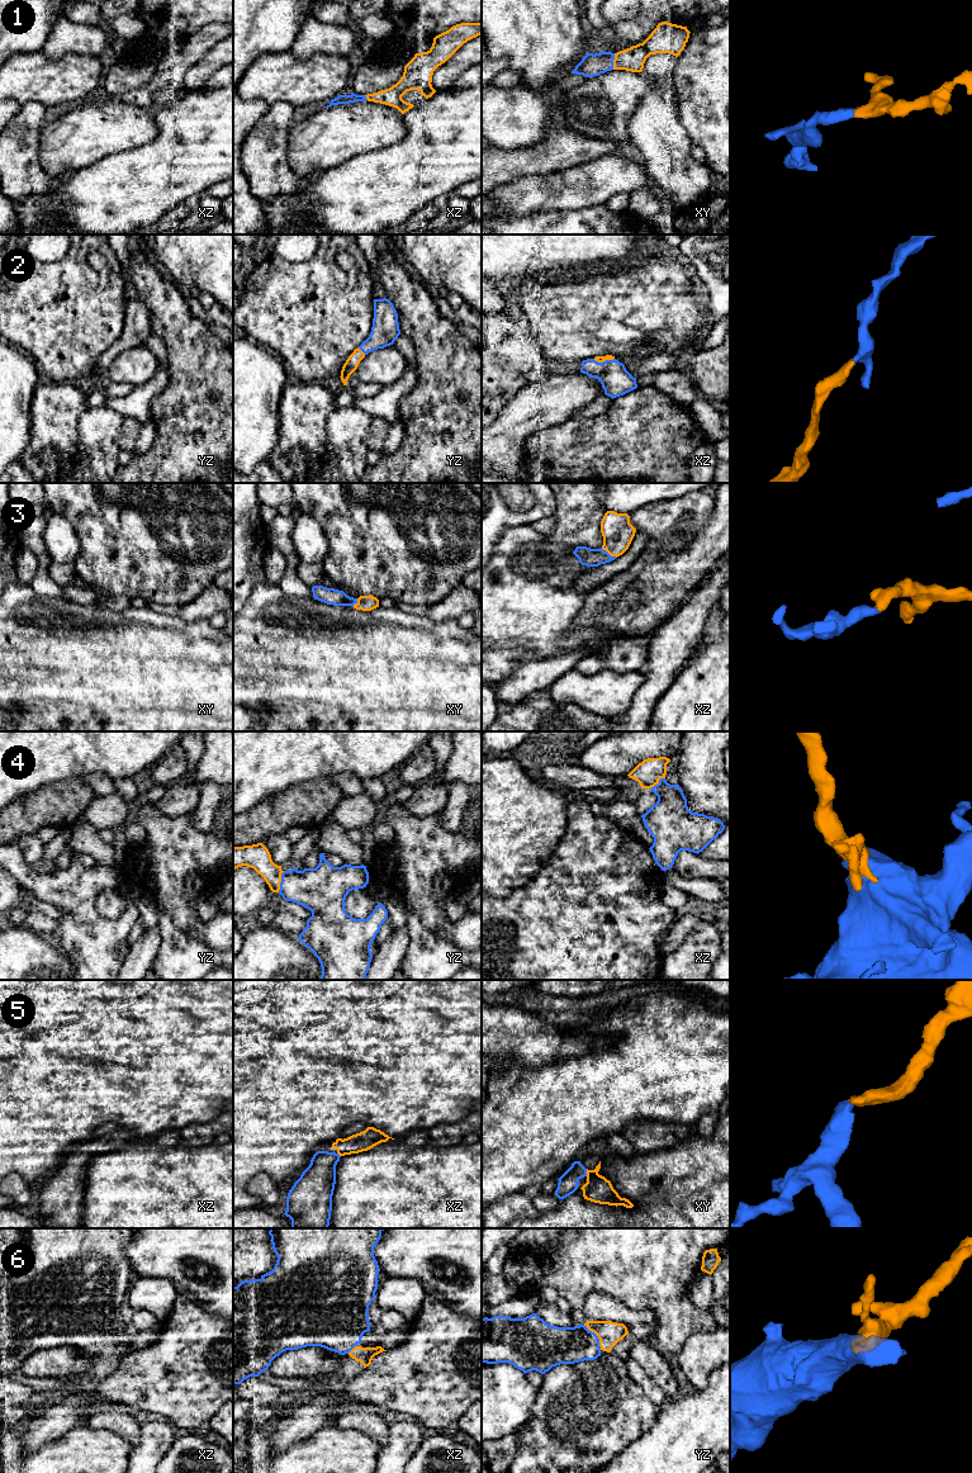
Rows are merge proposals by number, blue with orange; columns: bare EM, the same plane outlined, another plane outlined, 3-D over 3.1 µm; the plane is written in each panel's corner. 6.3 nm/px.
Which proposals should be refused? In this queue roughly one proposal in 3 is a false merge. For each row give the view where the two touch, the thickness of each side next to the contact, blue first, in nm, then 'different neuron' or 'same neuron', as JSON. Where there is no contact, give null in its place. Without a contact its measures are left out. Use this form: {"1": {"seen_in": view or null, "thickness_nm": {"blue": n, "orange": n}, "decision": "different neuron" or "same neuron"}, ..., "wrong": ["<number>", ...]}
{"1": {"seen_in": "xy", "thickness_nm": {"blue": 140, "orange": 150}, "decision": "same neuron"}, "2": {"seen_in": "xz", "thickness_nm": {"blue": 190, "orange": 50}, "decision": "same neuron"}, "3": {"seen_in": "xz", "thickness_nm": {"blue": 120, "orange": 200}, "decision": "same neuron"}, "4": {"seen_in": "yz", "thickness_nm": {"blue": 280, "orange": 160}, "decision": "same neuron"}, "5": {"seen_in": "xy", "thickness_nm": {"blue": 130, "orange": 170}, "decision": "same neuron"}, "6": {"seen_in": "yz", "thickness_nm": {"blue": 240, "orange": 150}, "decision": "same neuron"}, "wrong": []}

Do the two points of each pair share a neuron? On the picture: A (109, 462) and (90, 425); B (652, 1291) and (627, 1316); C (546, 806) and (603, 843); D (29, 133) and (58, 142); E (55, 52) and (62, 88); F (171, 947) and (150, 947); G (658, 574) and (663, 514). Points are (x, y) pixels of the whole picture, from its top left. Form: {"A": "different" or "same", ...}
{"A": "same", "B": "different", "C": "different", "D": "different", "E": "different", "F": "different", "G": "different"}

